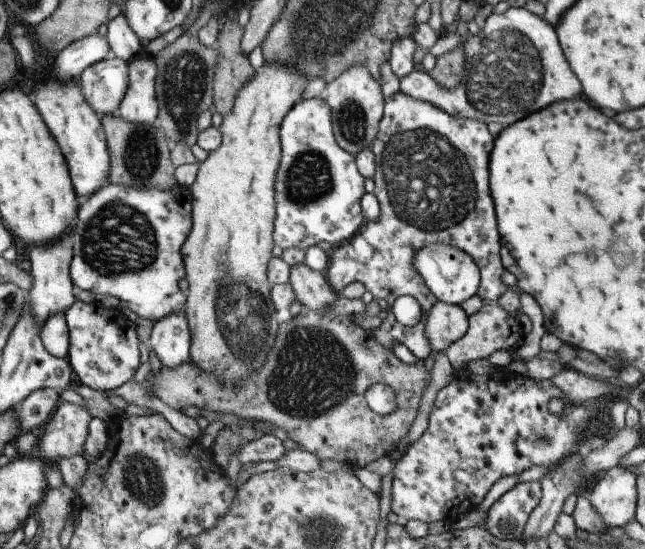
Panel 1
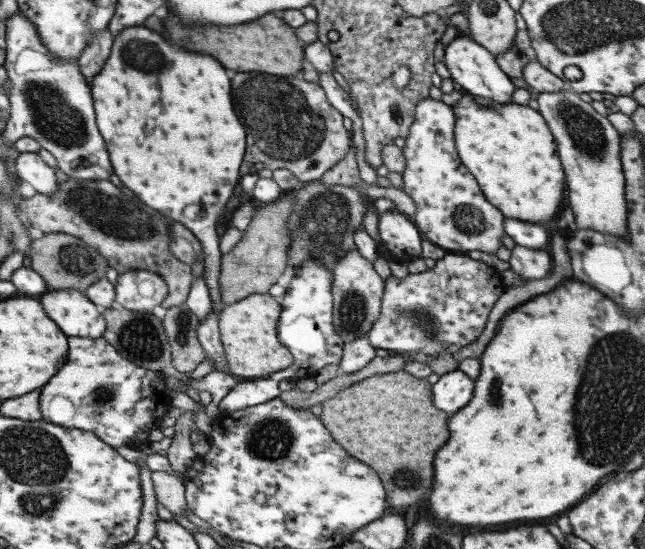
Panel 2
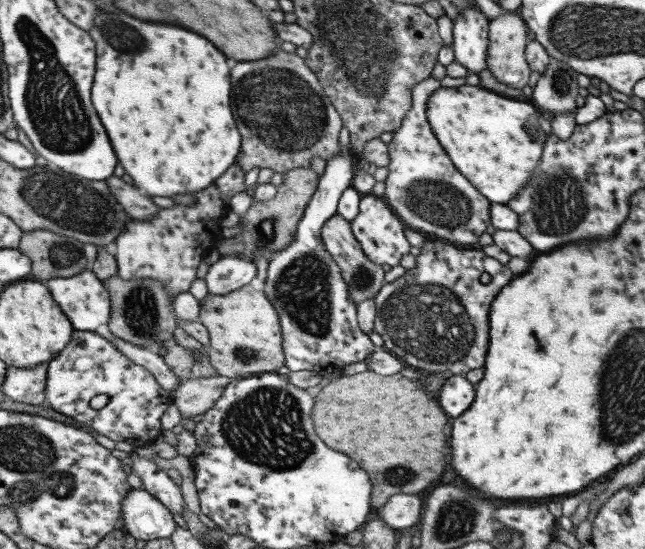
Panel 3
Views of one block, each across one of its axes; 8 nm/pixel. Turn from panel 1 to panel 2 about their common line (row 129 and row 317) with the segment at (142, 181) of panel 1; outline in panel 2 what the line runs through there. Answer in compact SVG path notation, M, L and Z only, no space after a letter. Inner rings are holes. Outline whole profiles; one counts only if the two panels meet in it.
M113 304L112 307L101 310L105 320L105 330L102 337L120 353L125 360L132 361L139 368L153 372L161 372L165 377L179 378L181 374L172 367L170 346L167 342L161 320L149 312L131 312L123 306Z

